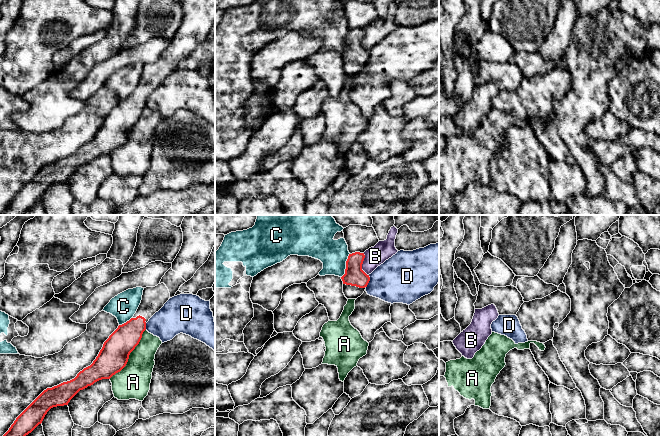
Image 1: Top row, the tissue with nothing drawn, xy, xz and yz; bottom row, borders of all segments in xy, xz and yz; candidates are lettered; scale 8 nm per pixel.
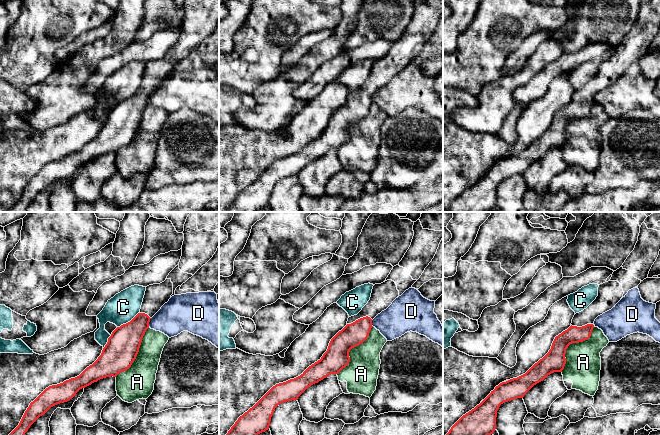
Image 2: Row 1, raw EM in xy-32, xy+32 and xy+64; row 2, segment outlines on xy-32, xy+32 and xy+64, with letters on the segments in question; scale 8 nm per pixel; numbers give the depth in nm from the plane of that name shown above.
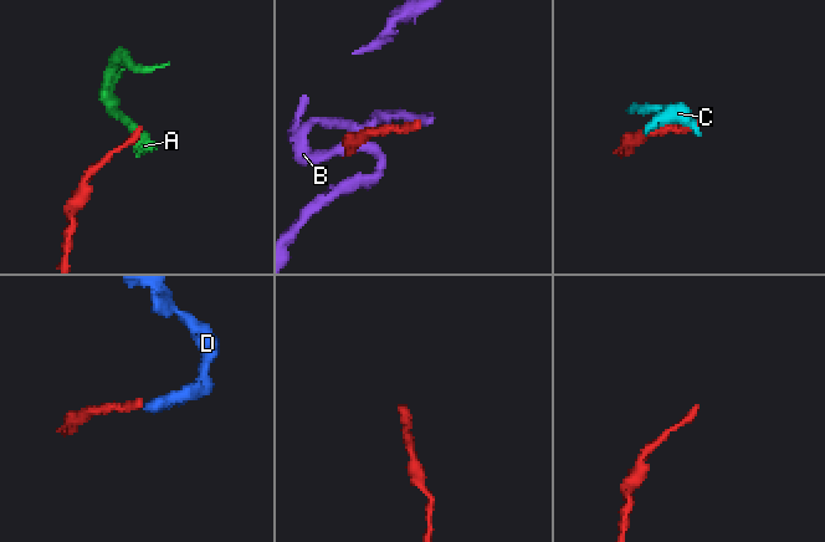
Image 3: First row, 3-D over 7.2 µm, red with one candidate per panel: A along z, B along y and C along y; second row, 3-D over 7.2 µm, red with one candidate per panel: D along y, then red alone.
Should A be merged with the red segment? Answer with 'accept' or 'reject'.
reject

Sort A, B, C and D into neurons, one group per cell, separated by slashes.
A / B / C / D

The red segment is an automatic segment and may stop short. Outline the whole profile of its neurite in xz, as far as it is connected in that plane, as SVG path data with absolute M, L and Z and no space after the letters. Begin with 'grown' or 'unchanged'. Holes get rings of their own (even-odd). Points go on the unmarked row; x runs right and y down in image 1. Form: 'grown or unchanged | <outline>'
grown | M355 28L348 32L345 50L341 53L343 69L347 75L360 73L370 57L369 51L362 46L364 34L364 29L360 28Z

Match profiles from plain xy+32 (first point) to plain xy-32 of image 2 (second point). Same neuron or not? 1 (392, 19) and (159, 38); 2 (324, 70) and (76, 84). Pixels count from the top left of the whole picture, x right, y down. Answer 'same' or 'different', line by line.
1: different
2: different

